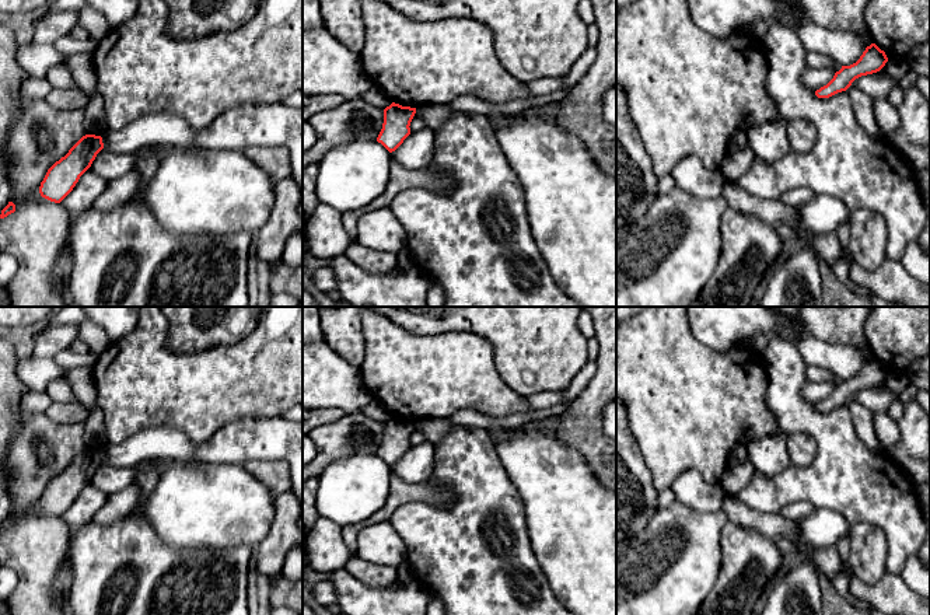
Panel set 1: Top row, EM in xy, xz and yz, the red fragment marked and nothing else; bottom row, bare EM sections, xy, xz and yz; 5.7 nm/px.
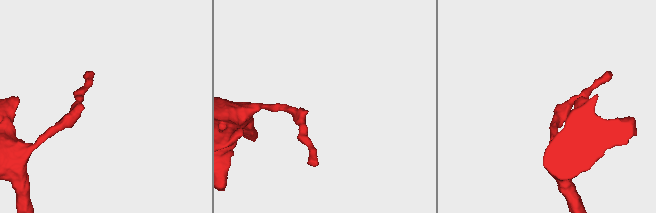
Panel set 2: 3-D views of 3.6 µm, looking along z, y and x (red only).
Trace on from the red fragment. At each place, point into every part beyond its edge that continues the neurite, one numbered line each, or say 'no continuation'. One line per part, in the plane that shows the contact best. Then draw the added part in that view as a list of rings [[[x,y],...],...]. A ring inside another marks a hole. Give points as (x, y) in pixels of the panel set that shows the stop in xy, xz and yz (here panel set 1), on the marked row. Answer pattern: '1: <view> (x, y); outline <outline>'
no continuation

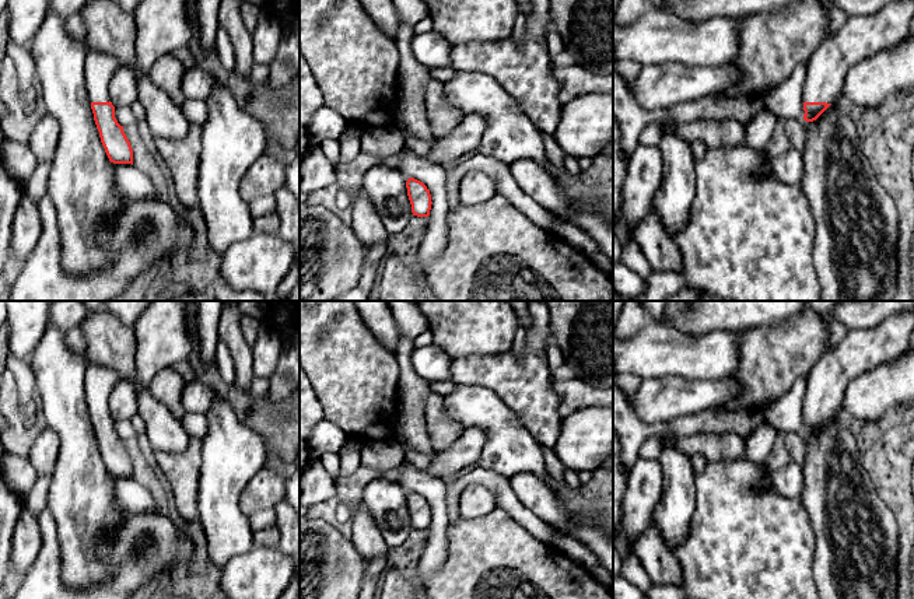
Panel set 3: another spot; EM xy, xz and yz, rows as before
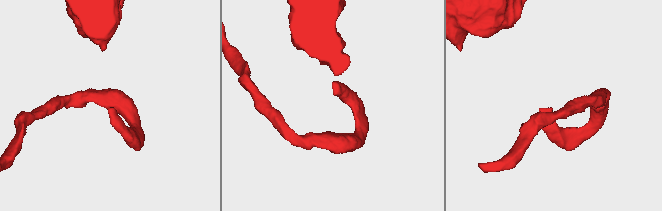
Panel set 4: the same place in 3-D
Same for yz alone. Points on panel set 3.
1: yz (861, 37); outline [[[893,0],[878,13],[850,17],[806,63],[803,102],[836,102],[850,69],[901,42],[911,31],[913,17],[914,0]]]

